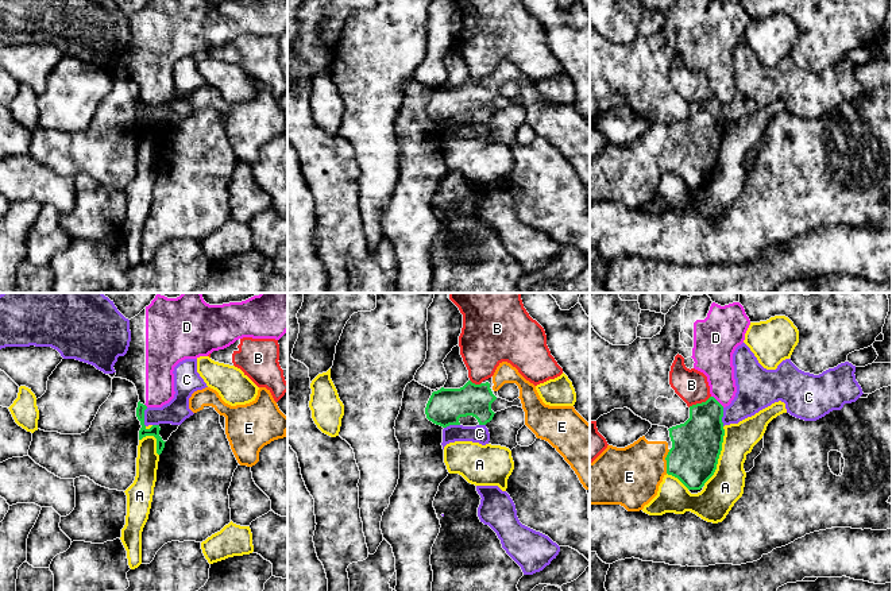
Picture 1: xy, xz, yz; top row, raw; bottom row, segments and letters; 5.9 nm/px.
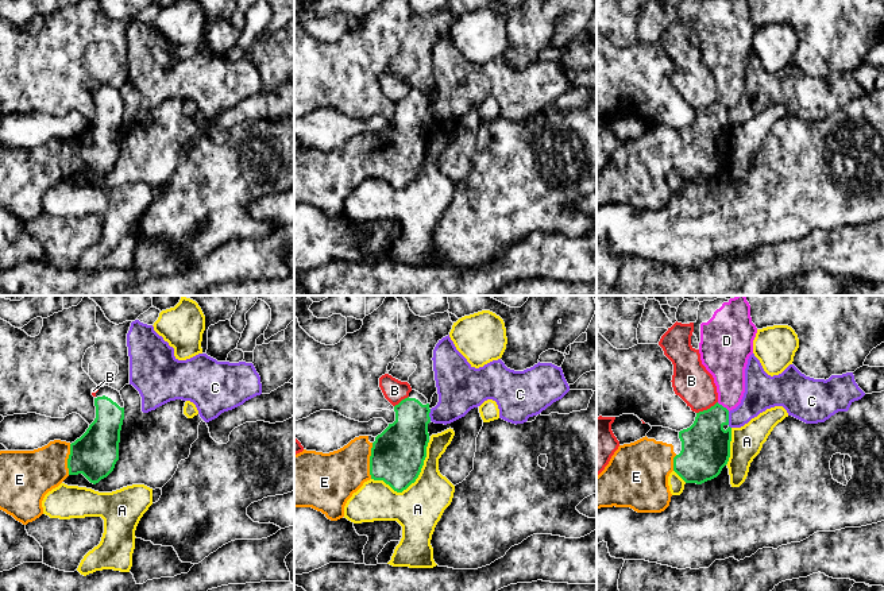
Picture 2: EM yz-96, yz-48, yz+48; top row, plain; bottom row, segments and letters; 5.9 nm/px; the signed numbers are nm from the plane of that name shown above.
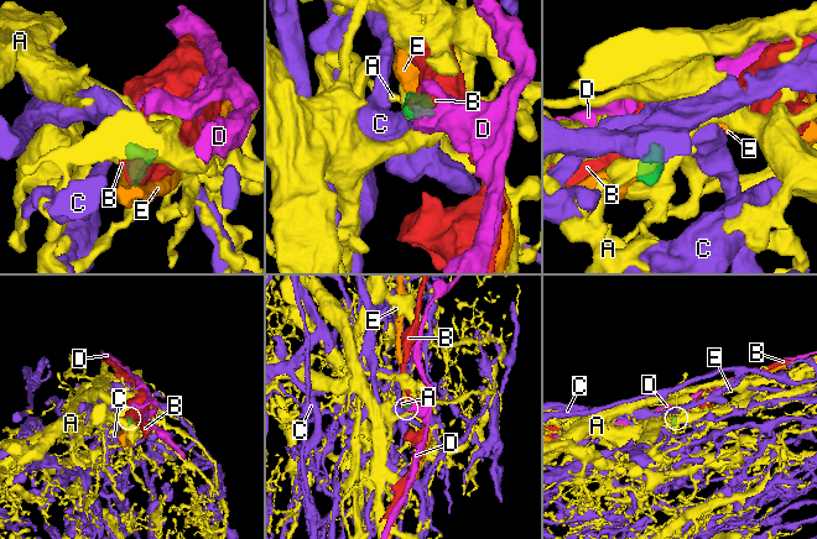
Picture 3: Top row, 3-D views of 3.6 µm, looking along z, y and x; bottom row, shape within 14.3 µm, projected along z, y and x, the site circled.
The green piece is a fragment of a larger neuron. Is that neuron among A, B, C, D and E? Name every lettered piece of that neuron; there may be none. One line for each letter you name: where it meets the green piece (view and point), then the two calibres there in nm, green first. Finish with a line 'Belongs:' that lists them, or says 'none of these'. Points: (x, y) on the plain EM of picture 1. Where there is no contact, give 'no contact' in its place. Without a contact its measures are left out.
E: yz (667, 159) | 300/360 nm
Belongs: E

